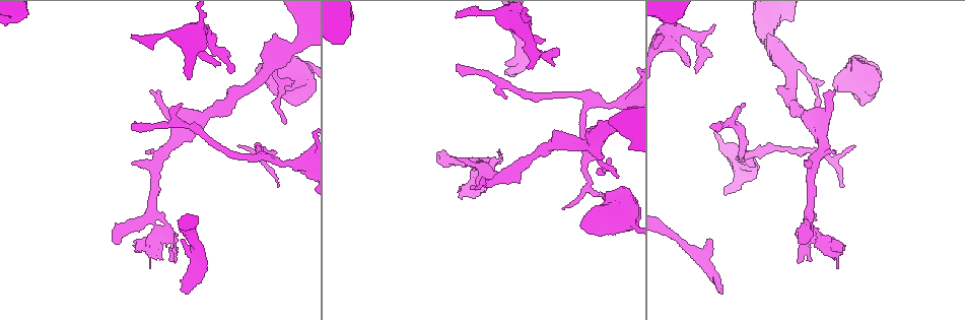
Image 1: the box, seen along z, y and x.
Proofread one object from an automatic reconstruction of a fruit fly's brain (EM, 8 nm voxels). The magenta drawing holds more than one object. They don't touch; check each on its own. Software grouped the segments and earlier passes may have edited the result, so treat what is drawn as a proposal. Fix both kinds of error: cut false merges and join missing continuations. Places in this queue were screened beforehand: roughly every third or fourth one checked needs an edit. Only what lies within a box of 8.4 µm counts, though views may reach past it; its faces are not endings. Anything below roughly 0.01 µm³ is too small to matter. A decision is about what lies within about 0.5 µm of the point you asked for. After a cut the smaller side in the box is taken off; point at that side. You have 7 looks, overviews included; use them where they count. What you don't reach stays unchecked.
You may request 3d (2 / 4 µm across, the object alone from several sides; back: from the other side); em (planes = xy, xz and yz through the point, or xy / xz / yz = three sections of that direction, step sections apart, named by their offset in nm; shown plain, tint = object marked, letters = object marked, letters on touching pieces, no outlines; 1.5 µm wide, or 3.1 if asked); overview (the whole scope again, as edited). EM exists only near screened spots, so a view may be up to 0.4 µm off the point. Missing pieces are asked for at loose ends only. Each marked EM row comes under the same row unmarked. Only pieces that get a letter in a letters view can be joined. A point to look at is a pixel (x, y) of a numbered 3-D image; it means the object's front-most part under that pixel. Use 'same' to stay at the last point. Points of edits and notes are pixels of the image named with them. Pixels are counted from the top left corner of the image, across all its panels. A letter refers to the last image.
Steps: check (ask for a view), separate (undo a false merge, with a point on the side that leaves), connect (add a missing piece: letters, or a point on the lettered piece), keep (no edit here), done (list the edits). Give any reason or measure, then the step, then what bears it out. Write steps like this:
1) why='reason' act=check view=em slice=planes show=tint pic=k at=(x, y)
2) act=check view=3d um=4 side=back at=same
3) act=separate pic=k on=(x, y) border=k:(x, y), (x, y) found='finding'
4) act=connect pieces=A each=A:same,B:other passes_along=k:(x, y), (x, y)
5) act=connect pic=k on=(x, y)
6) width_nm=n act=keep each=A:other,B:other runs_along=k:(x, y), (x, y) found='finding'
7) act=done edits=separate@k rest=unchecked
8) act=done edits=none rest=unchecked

why='side arm on a straight run' act=check view=em slice=planes show=letters pic=1 at=(604, 102)

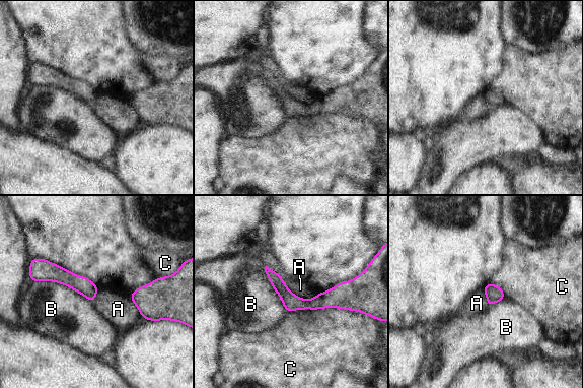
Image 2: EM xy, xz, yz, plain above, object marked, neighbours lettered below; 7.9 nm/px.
longest_contact=C:600nm act=keep each=A:other,B:other,C:other runs_along=2:(268, 271), (295, 303), (352, 287) found='continuous, no second neuron'

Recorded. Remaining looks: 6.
act=check view=em slice=xz step=4 show=letters pic=1 at=(603, 195)

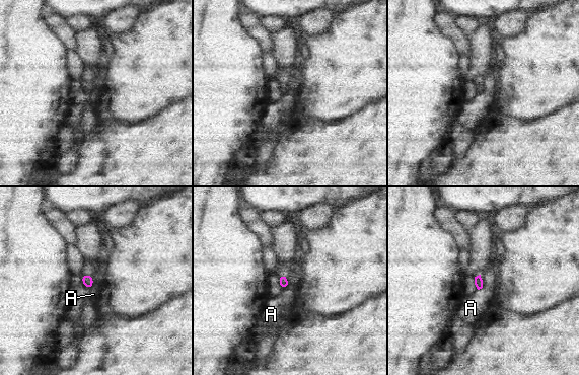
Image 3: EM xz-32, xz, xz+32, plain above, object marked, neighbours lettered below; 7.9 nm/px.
act=keep each=A:other border=3:(480, 275), (482, 287), (478, 290) found='none of them fits'

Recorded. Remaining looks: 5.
why='branch stops here' act=check view=em slice=planes show=letters pic=1 at=(713, 23)

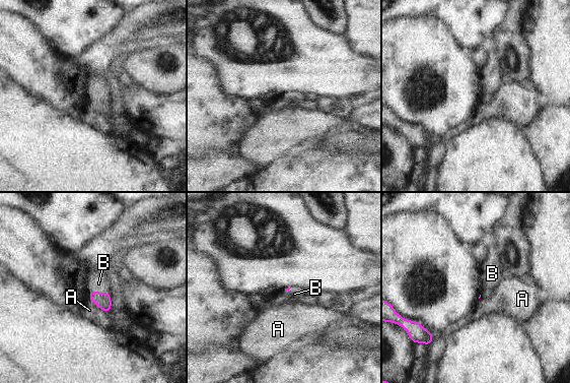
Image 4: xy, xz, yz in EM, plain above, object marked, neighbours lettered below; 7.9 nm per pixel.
act=connect pieces=B each=A:other,B:same passes_along=4:(102, 300), (99, 293), (98, 283) found='it goes on there'

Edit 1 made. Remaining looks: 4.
act=done edits=connect@4 rest=unchecked

